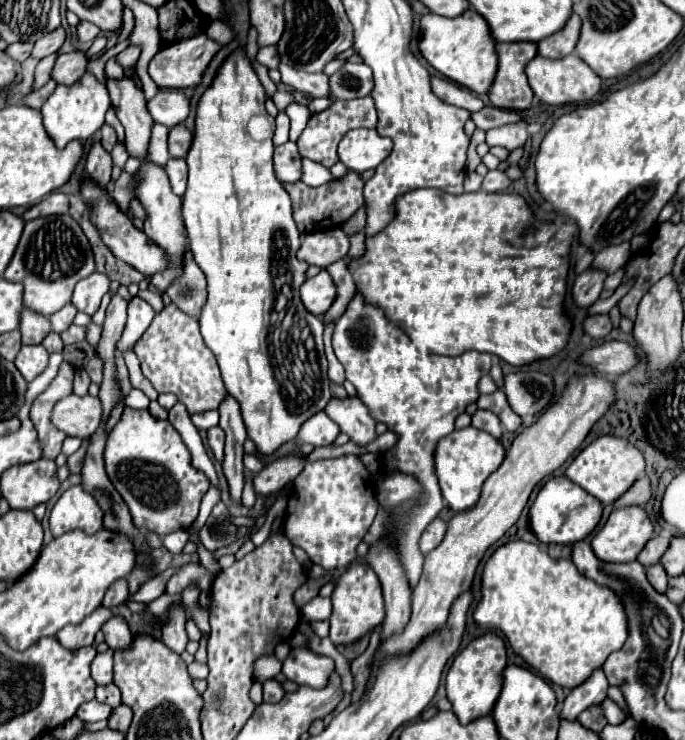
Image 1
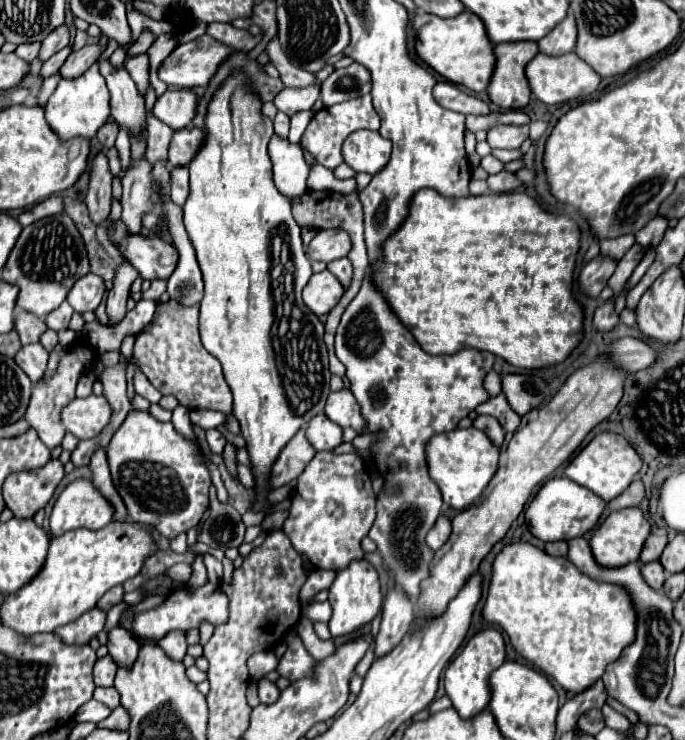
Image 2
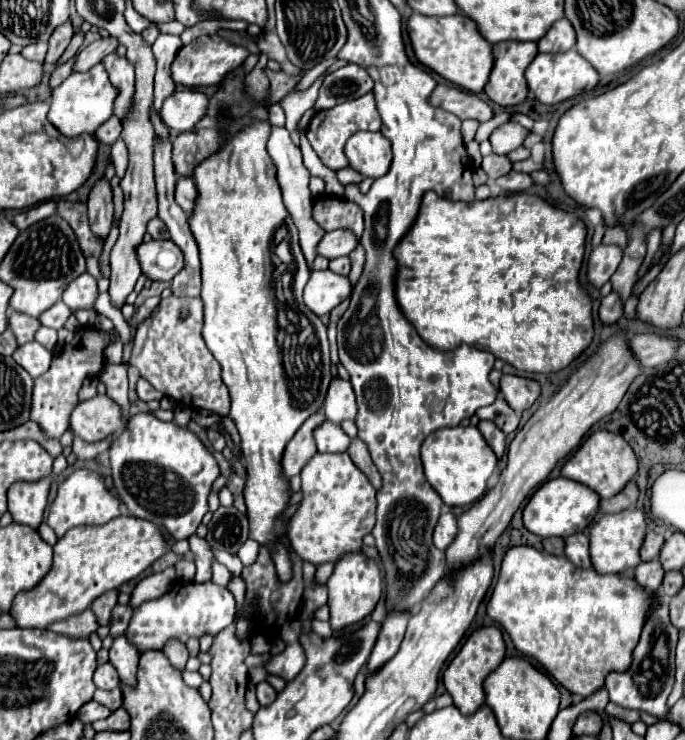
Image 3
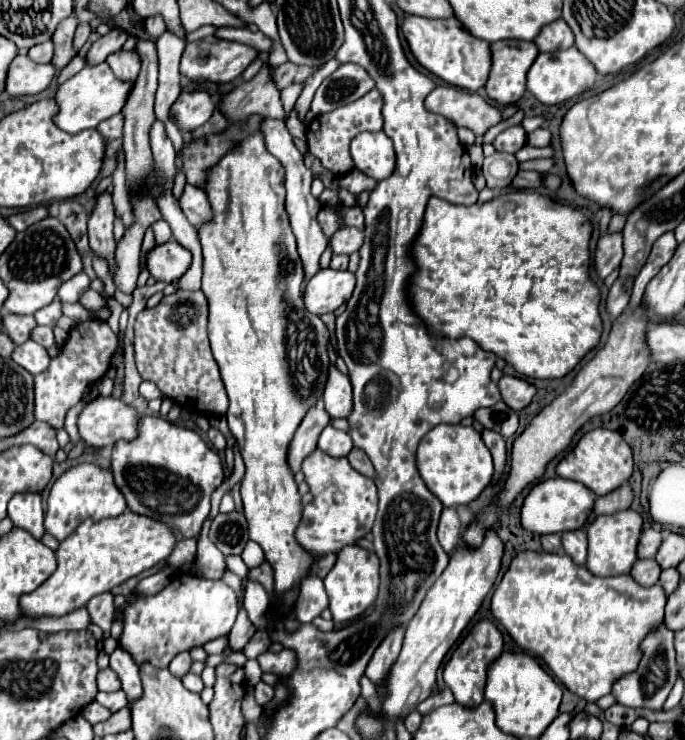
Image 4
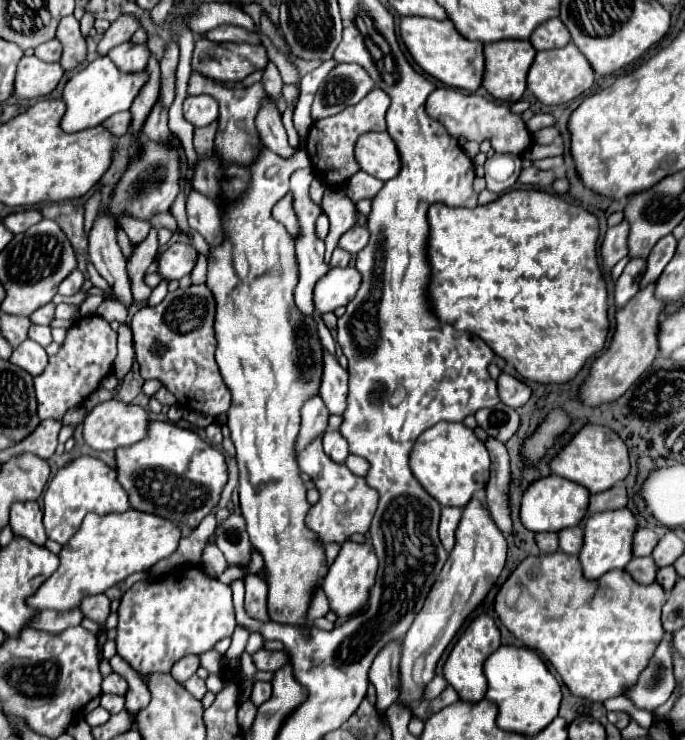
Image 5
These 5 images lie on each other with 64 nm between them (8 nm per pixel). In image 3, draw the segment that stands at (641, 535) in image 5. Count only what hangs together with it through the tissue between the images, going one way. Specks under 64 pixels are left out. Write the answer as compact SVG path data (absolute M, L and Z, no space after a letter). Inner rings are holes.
M648 532L646 534L646 538L644 538L644 544L642 544L642 550L640 550L640 558L646 562L646 560L654 560L654 558L658 558L658 554L660 554L660 548L664 546L664 542L666 542L666 538L664 538L664 534L660 534L660 532Z

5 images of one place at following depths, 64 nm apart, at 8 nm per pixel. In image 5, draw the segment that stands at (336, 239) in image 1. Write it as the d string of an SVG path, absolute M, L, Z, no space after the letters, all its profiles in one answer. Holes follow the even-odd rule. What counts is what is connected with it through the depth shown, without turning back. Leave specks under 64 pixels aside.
M354 226L348 232L344 232L338 240L338 248L344 248L346 252L350 252L352 256L356 256L368 242L370 234L366 230L366 226Z

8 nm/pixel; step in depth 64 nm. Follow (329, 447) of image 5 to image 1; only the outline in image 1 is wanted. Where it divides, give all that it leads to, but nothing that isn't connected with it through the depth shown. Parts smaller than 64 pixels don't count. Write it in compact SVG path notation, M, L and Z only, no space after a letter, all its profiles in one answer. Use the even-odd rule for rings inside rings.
M322 410L316 416L308 418L296 436L300 444L312 444L312 446L330 446L336 436L340 434L340 428L336 428L334 420L328 420L328 414Z

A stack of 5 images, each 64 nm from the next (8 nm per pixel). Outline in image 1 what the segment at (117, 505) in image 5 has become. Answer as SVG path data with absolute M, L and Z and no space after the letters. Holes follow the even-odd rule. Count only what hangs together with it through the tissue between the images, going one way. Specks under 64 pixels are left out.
M82 486L68 488L50 512L50 530L58 538L72 530L94 534L102 528L102 510L96 500L82 490Z

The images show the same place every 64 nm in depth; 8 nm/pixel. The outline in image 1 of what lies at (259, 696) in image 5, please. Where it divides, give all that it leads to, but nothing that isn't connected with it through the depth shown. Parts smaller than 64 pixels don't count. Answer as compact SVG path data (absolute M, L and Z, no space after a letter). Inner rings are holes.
M266 680L264 682L264 702L280 702L284 698L286 690L282 688L280 682L276 680Z

